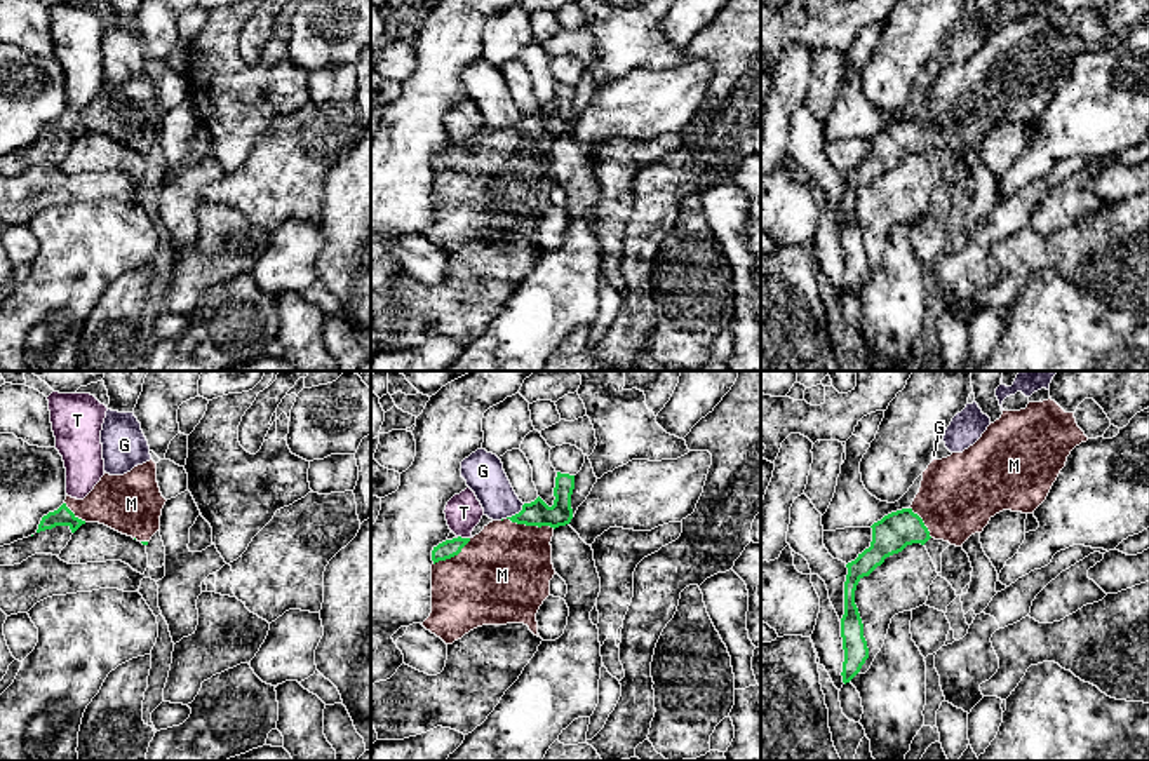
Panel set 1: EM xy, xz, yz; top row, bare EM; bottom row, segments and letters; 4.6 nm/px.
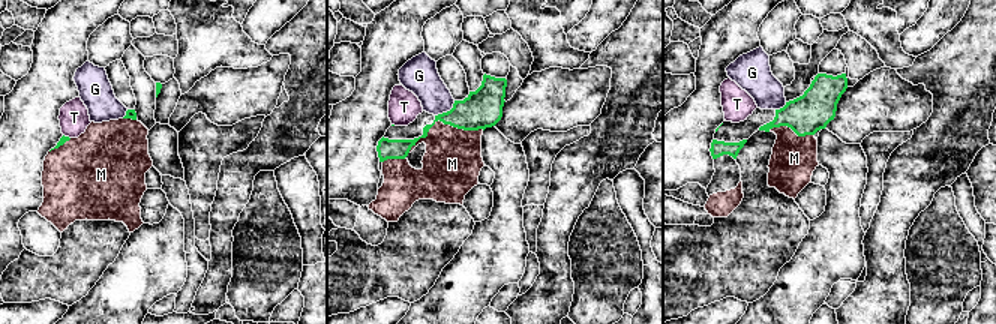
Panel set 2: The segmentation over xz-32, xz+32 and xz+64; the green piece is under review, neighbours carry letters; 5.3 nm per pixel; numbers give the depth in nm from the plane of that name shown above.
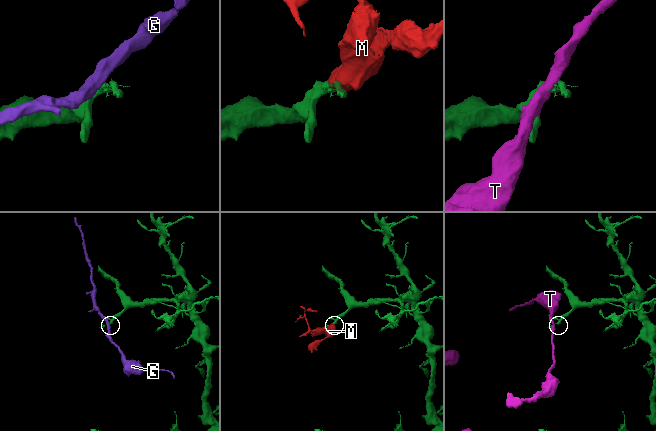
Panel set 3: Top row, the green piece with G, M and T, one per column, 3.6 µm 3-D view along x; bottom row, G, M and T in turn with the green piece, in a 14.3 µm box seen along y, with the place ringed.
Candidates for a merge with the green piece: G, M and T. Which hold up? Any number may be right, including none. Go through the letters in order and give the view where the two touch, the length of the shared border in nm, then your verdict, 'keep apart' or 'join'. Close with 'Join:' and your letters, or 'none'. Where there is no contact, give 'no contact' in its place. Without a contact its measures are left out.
G: xz | 120 nm | keep apart
M: xz | 220 nm | join
T: xz | 60 nm | keep apart
Join: M

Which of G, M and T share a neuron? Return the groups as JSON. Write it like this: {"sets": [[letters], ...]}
{"sets": [["G"], ["M"], ["T"]]}

